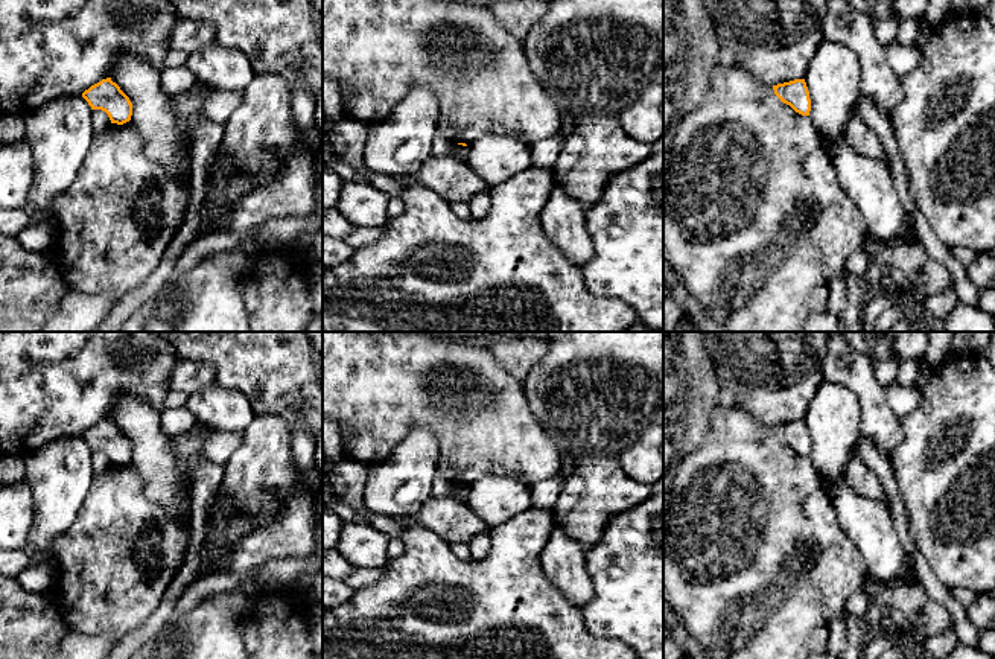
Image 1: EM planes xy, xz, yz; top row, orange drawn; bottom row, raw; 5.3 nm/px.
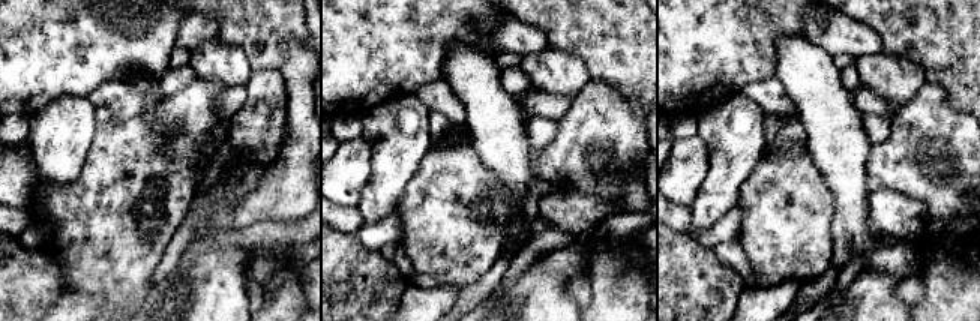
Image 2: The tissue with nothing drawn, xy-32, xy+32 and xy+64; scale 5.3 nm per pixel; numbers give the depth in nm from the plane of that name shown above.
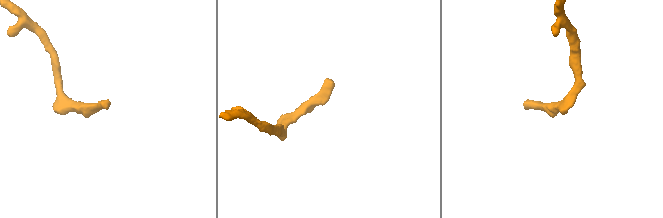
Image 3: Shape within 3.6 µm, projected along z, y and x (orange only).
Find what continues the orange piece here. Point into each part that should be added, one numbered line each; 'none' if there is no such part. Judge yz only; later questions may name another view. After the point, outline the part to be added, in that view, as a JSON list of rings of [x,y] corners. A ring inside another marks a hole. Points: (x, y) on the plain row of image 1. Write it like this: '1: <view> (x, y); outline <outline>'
none

